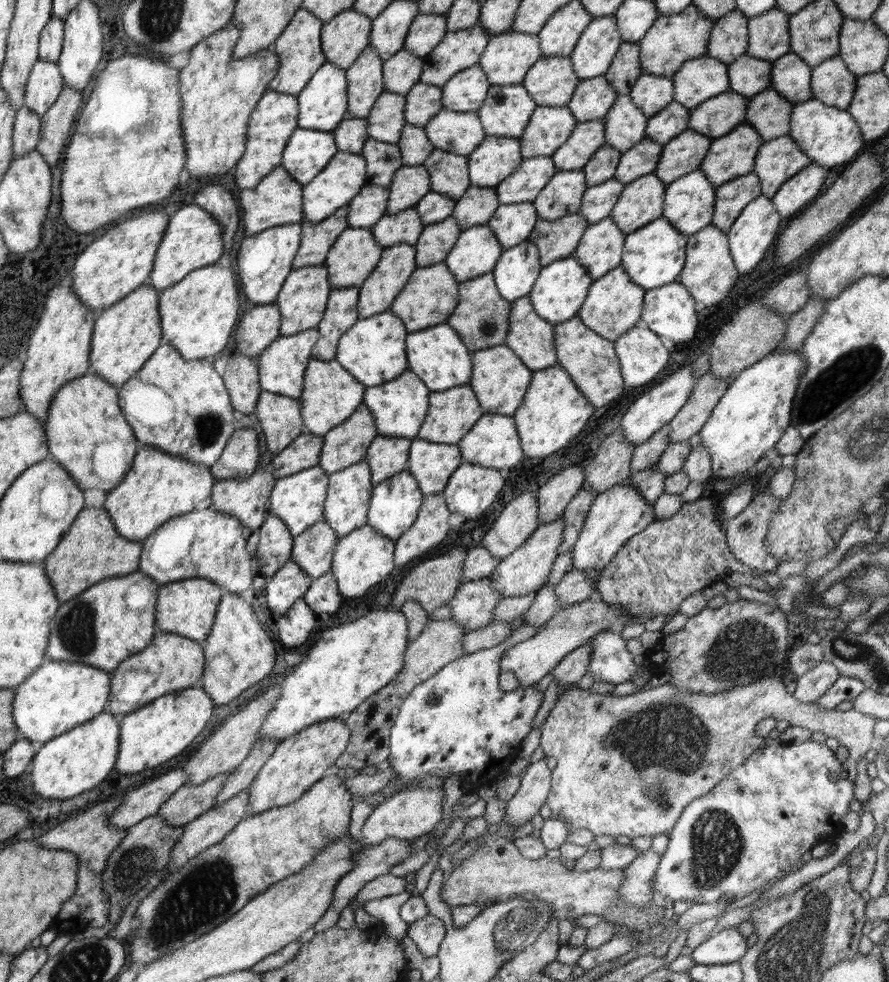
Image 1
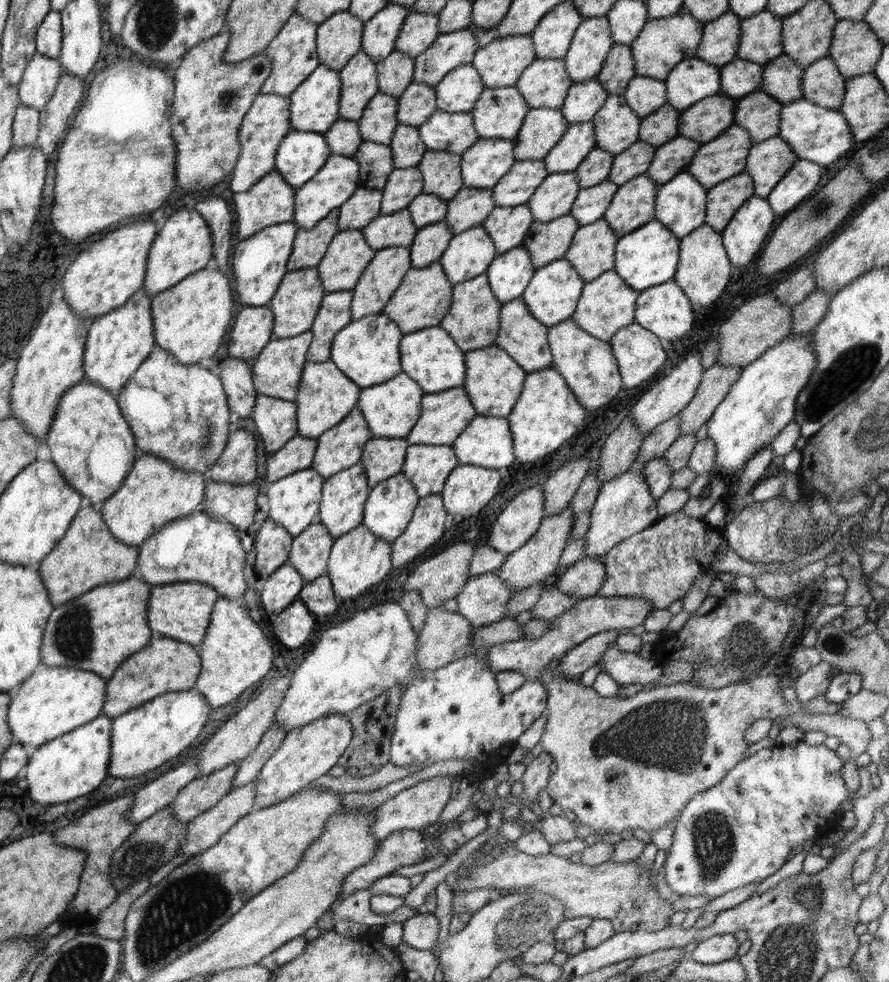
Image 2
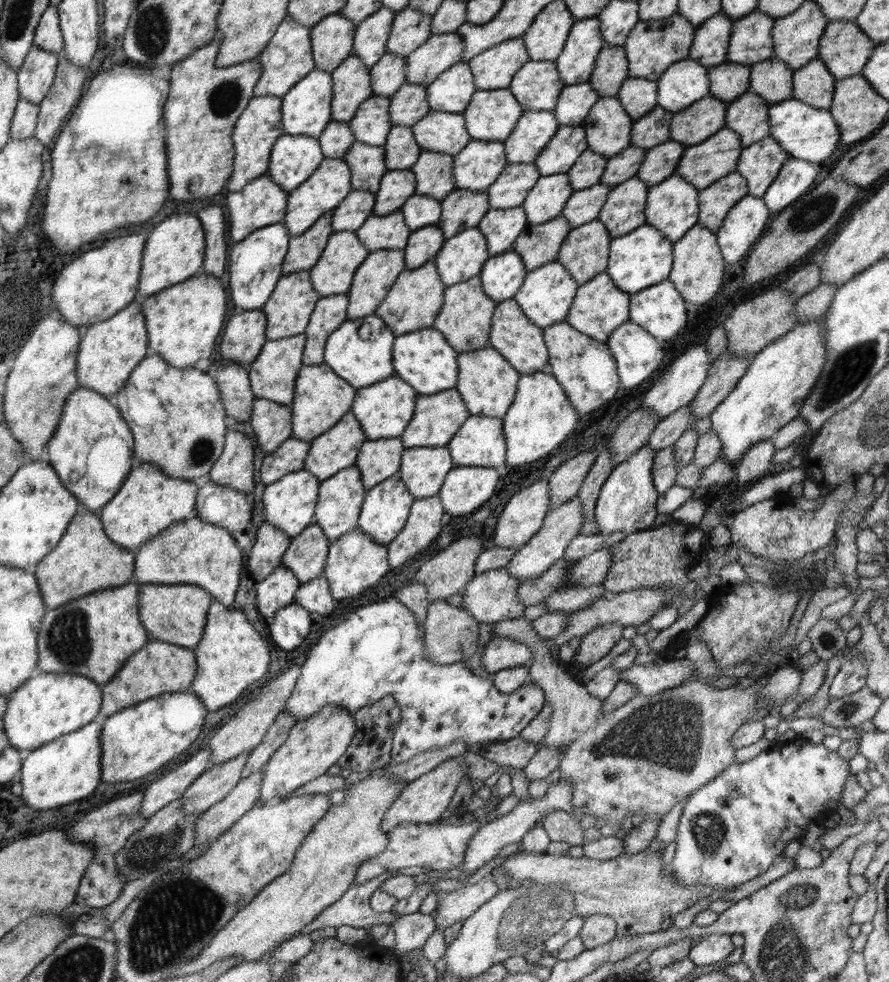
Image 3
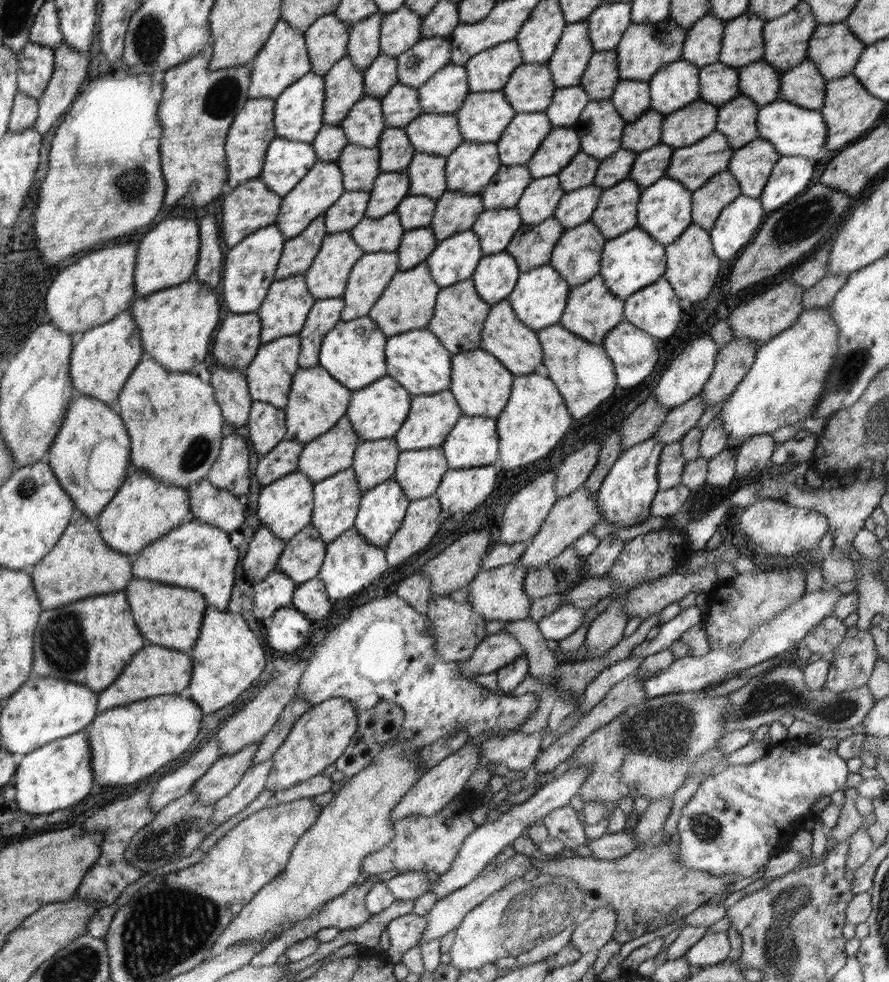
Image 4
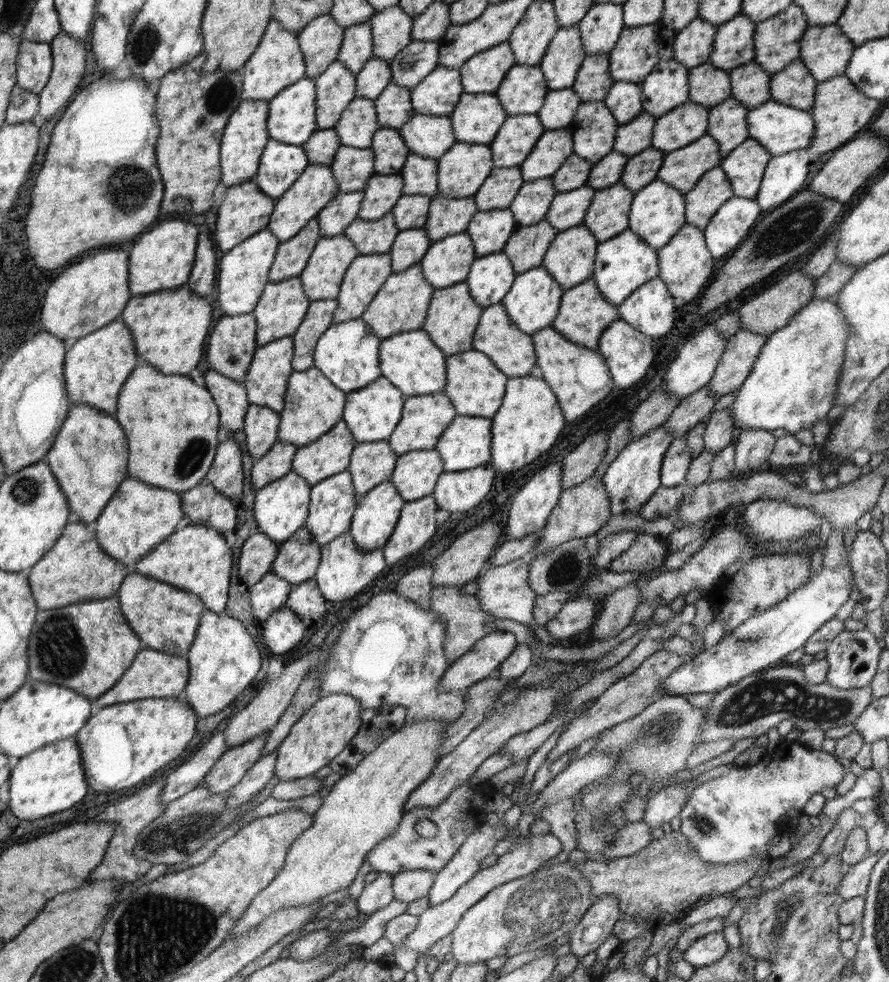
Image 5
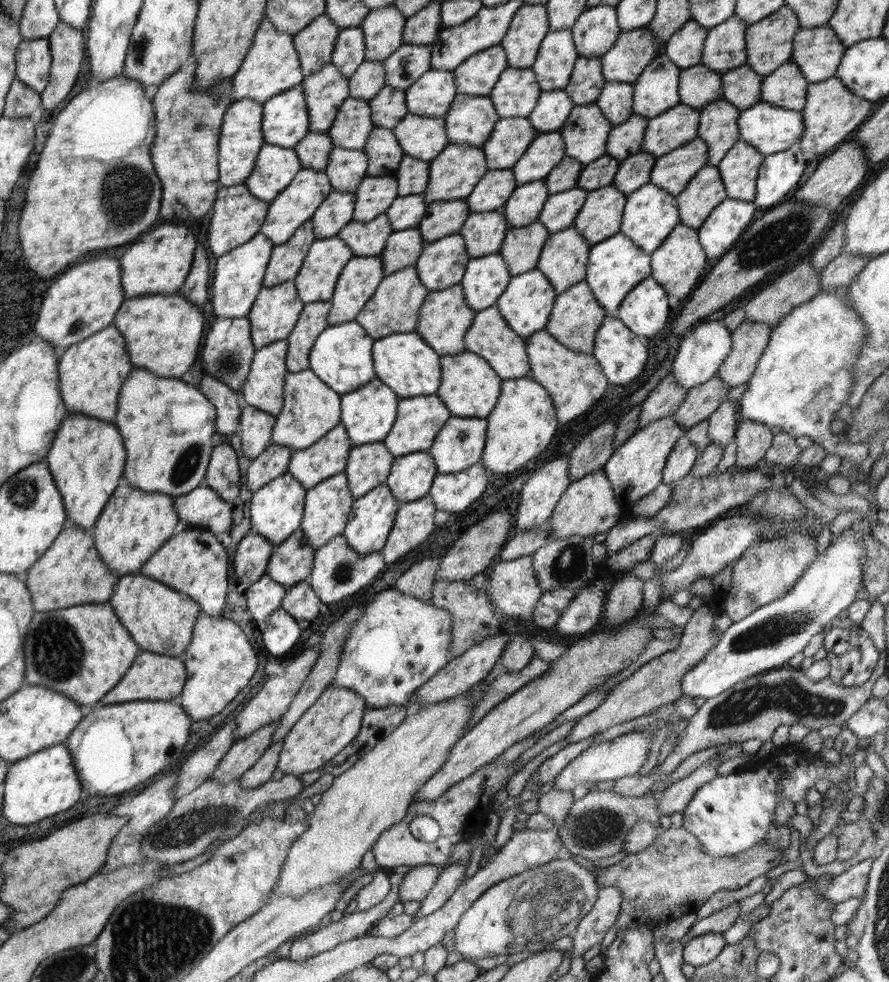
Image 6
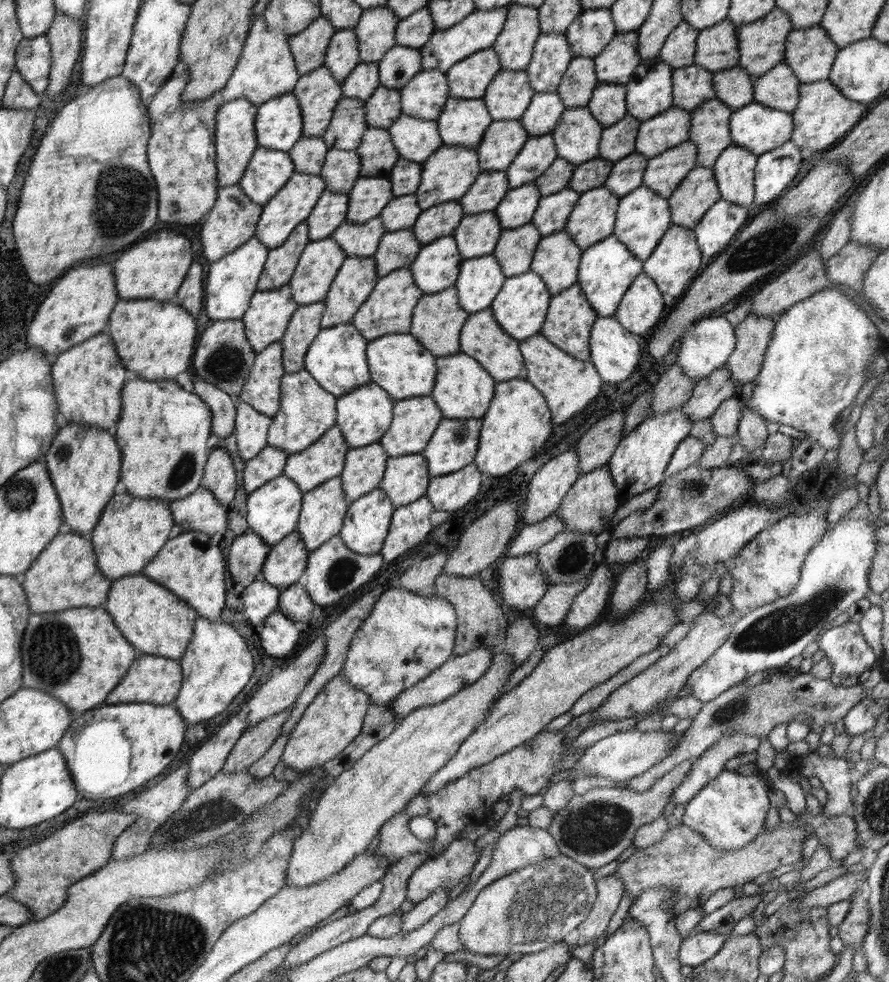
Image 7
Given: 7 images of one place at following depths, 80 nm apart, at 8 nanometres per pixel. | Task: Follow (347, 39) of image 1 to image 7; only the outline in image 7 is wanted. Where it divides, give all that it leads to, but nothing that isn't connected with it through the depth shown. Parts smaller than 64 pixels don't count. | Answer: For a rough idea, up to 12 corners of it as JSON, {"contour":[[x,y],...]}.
{"contour":[[321,14],[289,37],[298,74],[324,64],[335,32]]}

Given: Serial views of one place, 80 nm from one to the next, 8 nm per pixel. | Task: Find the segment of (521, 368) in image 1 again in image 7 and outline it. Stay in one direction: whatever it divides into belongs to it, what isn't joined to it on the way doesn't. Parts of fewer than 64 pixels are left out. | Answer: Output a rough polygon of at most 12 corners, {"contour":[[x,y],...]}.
{"contour":[[462,352],[436,357],[443,418],[479,418],[496,381]]}

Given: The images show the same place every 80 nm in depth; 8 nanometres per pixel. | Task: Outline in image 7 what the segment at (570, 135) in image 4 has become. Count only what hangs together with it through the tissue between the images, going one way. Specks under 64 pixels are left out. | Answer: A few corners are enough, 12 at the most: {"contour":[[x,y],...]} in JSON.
{"contour":[[551,133],[528,137],[505,170],[509,188],[534,183],[558,157]]}

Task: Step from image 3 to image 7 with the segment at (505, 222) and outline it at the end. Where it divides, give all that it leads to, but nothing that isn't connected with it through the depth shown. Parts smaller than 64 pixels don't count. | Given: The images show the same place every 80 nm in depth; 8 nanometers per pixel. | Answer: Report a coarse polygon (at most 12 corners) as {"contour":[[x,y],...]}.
{"contour":[[494,212],[464,215],[452,235],[461,257],[492,255]]}

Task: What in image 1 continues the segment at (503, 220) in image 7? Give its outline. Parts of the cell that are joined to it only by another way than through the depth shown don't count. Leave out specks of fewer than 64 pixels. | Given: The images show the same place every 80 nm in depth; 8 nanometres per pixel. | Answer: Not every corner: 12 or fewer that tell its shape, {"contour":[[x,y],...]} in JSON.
{"contour":[[583,169],[556,171],[533,200],[538,218],[578,213]]}

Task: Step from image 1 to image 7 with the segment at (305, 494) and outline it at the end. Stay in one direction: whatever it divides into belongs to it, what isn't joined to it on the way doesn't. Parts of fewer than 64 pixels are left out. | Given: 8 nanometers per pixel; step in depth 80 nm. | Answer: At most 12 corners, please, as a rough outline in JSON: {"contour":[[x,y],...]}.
{"contour":[[283,474],[247,498],[249,532],[270,547],[297,530],[303,492]]}

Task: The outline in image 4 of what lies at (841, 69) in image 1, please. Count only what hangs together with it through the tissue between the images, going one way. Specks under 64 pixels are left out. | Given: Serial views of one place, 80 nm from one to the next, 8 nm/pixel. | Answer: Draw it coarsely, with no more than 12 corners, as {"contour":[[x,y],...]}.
{"contour":[[807,58],[781,74],[778,100],[824,106],[826,81]]}

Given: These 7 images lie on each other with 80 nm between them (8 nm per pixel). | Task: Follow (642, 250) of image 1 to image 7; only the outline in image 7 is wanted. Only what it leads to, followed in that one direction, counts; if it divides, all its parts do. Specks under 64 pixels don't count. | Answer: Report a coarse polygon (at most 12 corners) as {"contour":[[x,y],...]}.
{"contour":[[612,234],[582,253],[576,283],[613,317],[643,262]]}

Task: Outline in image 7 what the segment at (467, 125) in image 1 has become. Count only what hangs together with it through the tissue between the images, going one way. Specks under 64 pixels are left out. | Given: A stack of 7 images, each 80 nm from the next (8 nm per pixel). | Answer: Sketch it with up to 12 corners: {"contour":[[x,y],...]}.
{"contour":[[402,114],[387,131],[399,156],[423,163],[444,145],[437,121]]}

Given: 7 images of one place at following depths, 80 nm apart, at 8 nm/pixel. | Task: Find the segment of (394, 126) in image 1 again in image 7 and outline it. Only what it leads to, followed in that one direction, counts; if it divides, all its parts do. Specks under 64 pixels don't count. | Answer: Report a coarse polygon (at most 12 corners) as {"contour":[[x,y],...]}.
{"contour":[[342,97],[321,137],[356,150],[369,127],[366,101]]}

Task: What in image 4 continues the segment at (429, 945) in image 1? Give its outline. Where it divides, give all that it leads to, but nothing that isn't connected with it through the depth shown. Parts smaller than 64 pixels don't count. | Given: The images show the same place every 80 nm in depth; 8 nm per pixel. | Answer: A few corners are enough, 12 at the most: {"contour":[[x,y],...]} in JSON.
{"contour":[[413,912],[387,927],[386,955],[398,963],[422,943],[427,918]]}

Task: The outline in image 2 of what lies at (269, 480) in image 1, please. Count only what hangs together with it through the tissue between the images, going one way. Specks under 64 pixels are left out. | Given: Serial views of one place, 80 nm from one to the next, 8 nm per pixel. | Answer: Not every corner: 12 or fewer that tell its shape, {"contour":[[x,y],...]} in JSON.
{"contour":[[207,480],[200,509],[254,549],[259,484]]}

